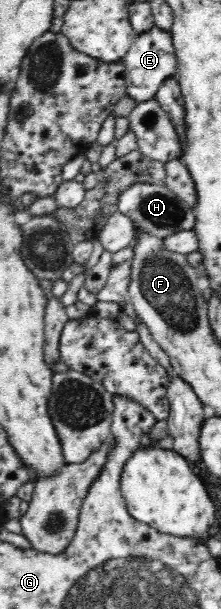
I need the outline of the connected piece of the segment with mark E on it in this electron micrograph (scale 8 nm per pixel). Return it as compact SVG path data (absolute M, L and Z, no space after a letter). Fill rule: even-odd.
M155 25L150 31L140 33L121 62L125 67L127 96L138 101L138 103L155 99L162 83L174 78L177 73L178 62L171 32L162 31Z

